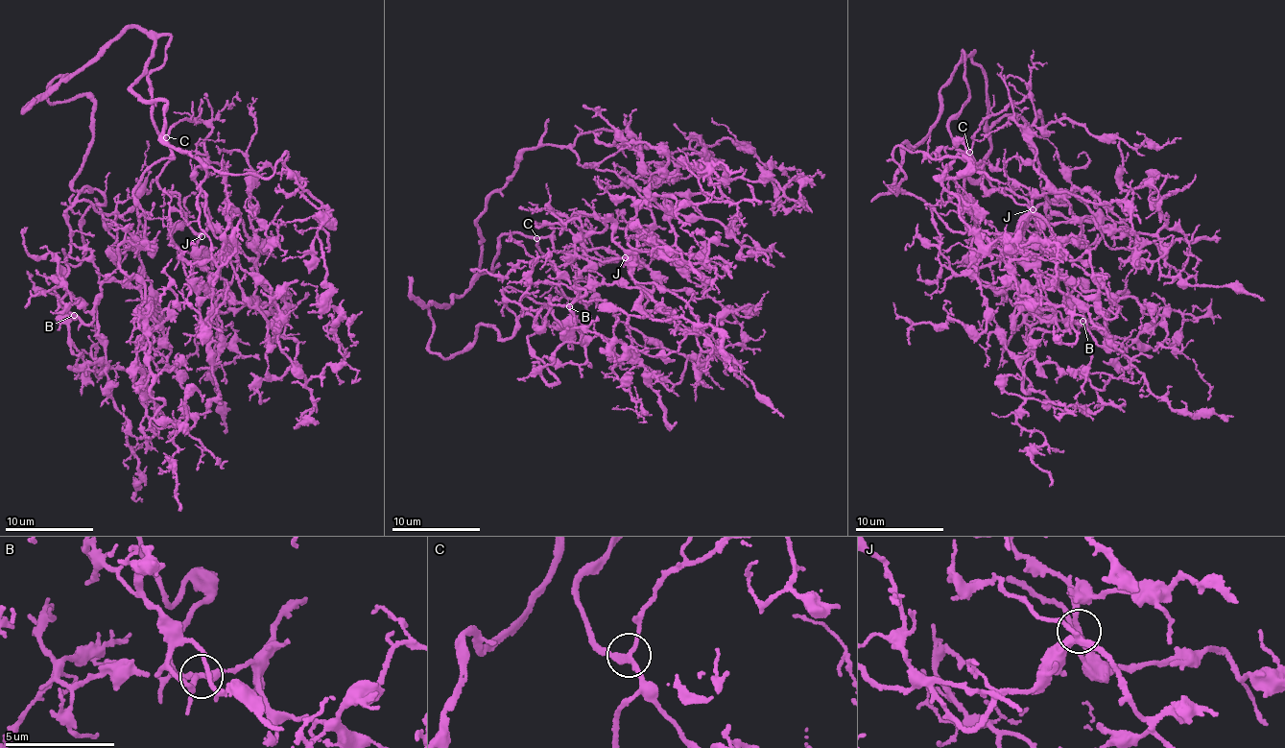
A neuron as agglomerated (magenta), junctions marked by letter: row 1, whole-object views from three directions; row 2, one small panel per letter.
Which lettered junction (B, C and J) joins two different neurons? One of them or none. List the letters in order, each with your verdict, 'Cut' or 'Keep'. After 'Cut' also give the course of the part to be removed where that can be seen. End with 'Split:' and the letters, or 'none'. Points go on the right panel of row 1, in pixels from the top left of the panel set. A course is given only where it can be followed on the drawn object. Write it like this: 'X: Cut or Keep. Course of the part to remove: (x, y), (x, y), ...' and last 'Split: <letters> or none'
B: Keep
C: Keep
J: Keep
Split: none

